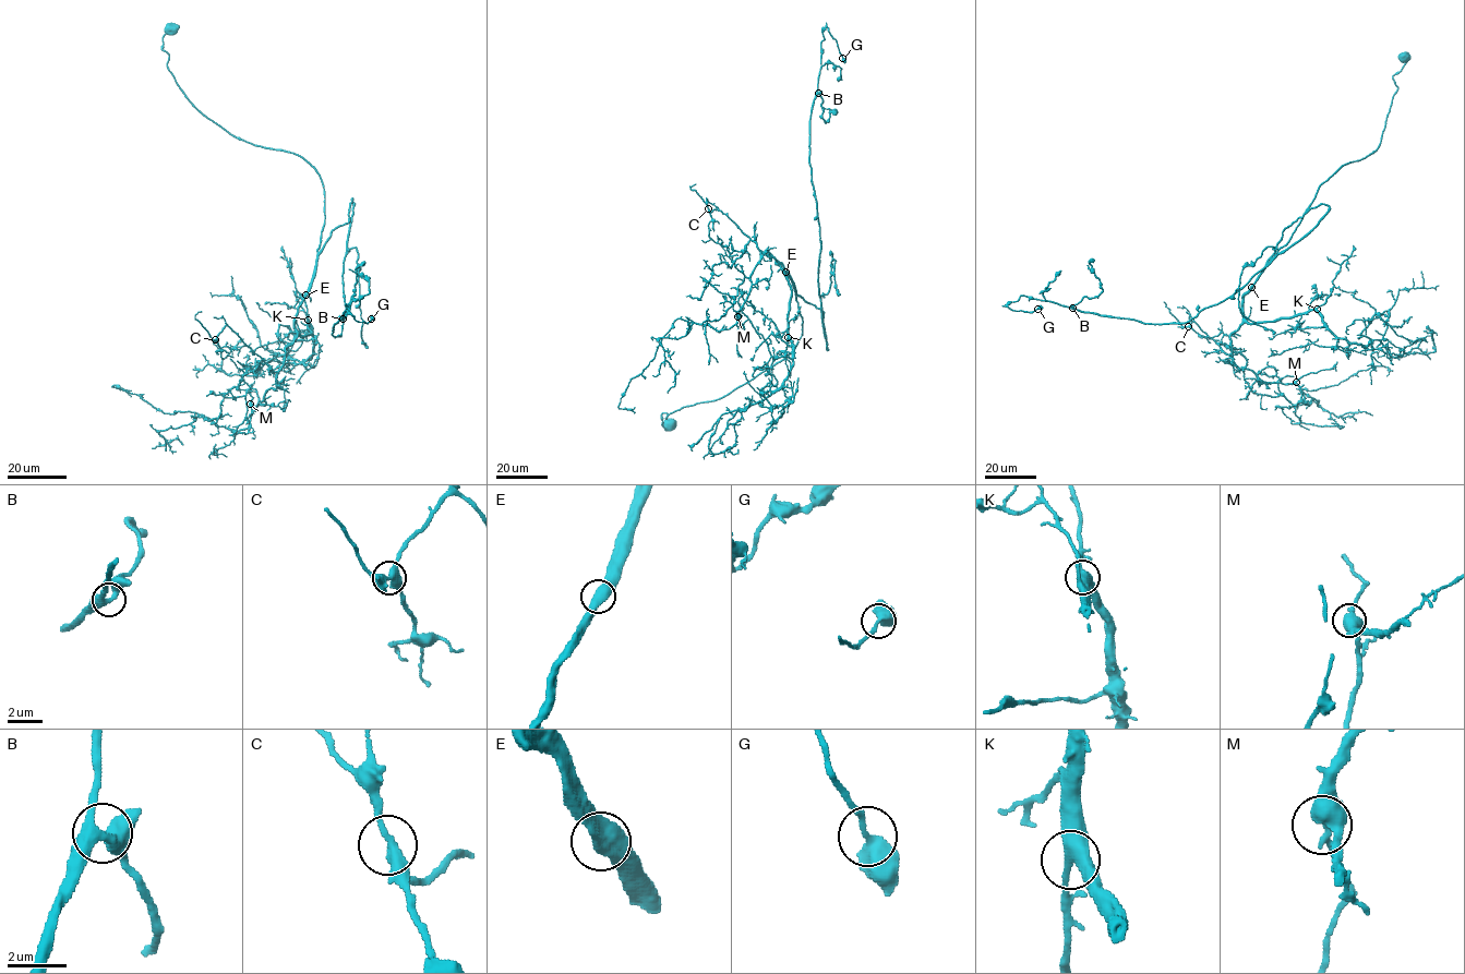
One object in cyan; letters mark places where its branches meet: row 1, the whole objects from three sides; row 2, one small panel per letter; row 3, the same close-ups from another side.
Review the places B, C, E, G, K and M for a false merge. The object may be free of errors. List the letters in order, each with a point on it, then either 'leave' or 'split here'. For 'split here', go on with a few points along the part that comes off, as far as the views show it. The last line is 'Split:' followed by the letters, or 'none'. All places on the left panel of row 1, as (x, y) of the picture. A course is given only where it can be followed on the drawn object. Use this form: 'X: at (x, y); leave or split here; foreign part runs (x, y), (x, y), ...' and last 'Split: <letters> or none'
B: at (343, 319); leave
C: at (215, 339); leave
E: at (305, 295); leave
G: at (371, 319); leave
K: at (308, 320); leave
M: at (250, 404); leave
Split: none

